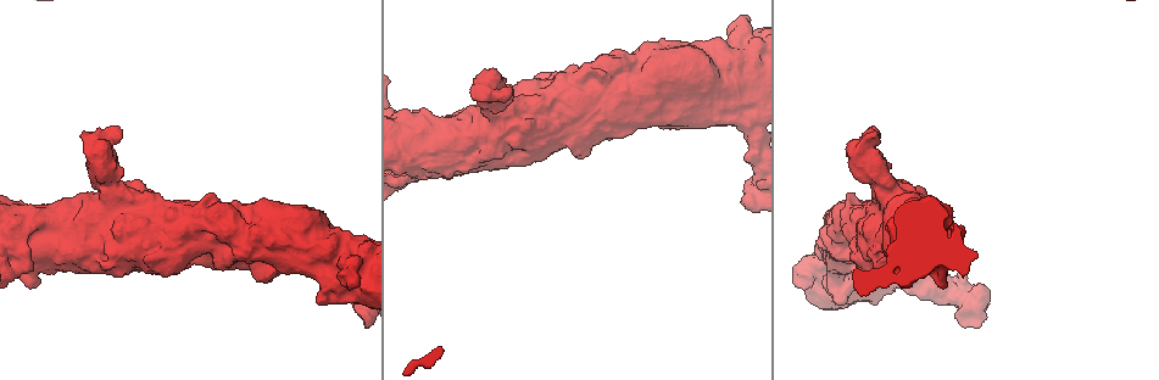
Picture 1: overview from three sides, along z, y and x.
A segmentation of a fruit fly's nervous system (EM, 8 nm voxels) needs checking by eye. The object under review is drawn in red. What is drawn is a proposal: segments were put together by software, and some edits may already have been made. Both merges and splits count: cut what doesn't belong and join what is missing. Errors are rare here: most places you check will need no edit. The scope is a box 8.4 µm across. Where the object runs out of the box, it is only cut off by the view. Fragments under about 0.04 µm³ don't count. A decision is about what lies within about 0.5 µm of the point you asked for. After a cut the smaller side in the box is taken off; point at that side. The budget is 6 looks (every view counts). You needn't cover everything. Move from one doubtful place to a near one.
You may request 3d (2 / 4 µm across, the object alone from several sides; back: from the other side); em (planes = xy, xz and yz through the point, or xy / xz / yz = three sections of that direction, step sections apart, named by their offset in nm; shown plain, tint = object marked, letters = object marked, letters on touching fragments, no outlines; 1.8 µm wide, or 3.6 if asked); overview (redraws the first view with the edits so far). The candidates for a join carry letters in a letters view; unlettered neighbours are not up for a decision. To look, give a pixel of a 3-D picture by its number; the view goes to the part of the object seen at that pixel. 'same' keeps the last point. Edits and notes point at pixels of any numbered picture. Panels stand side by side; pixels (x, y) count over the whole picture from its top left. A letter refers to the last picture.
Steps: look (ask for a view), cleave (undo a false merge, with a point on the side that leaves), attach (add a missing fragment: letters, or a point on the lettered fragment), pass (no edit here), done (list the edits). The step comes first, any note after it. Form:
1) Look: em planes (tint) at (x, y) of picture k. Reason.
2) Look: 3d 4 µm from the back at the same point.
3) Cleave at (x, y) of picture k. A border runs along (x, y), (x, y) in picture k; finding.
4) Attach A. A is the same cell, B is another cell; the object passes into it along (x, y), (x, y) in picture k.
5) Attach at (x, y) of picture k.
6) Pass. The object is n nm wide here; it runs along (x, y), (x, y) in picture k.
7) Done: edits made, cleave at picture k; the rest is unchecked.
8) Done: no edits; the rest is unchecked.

Look: em planes (letters) at (23, 264) of picture 1. Abrupt turn.

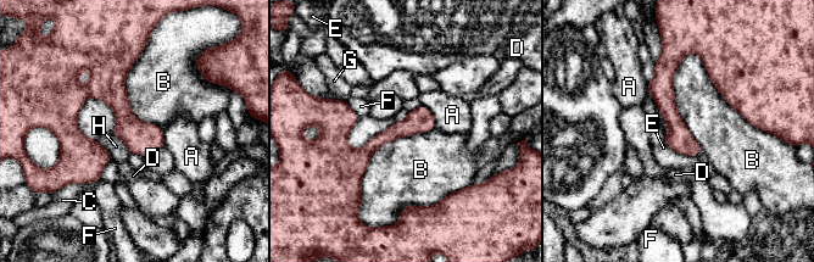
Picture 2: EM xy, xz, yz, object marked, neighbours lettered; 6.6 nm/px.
Pass. A, B, C, D, E, F, G and H are other cells; it runs along (127, 55), (70, 107), (83, 180) in picture 2; one neuron here.

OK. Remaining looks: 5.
Look: em 3.6 µm xz step 16 (tint) at (867, 144) of picture 1. Sharp bend.

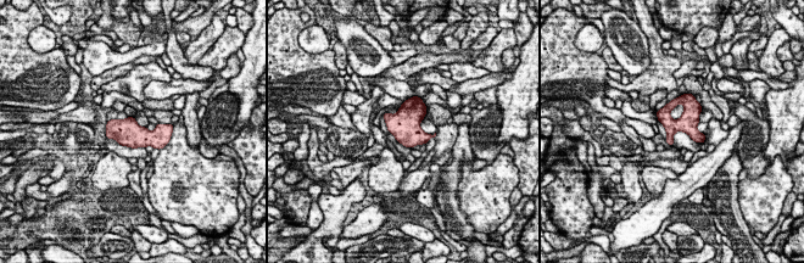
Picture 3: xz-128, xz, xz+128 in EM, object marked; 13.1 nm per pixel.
Look: em 3.6 µm planes (letters) at the same point. Another direction.

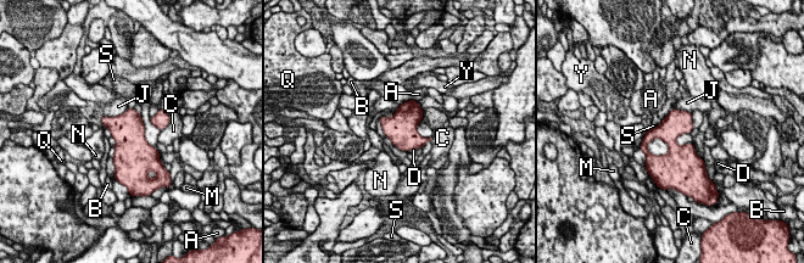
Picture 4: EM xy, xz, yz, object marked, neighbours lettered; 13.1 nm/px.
Pass. The object is 320 nm wide here; A, B, C, D, J, M, N, Q, S and Y are other cells; a border runs along (691, 113), (693, 128) in picture 4; continuous, no second neuron.

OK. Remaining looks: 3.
Look: 3d 4 µm at (611, 82) of picture 1. Abrupt turn.

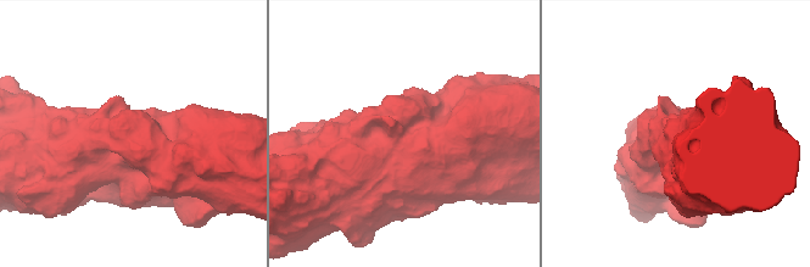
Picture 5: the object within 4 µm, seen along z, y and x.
Look: em 3.6 µm planes (letters) at (129, 131) of picture 5. Shape alone is not enough.

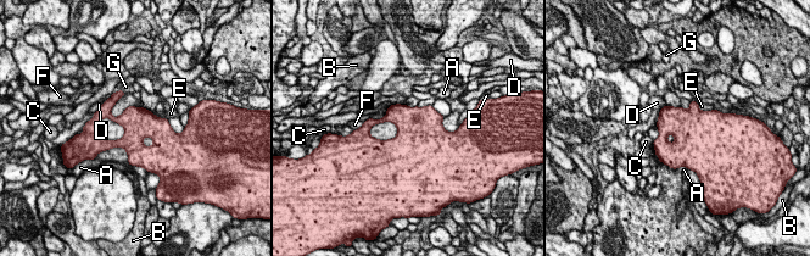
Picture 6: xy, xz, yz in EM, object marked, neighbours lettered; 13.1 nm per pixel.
Pass. A, B, C, D, E, F and G are other cells; a border runs along (698, 104), (700, 110), (714, 110) in picture 6; one neuron here.

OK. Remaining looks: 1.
Done: no edits; the rest is unchecked.

